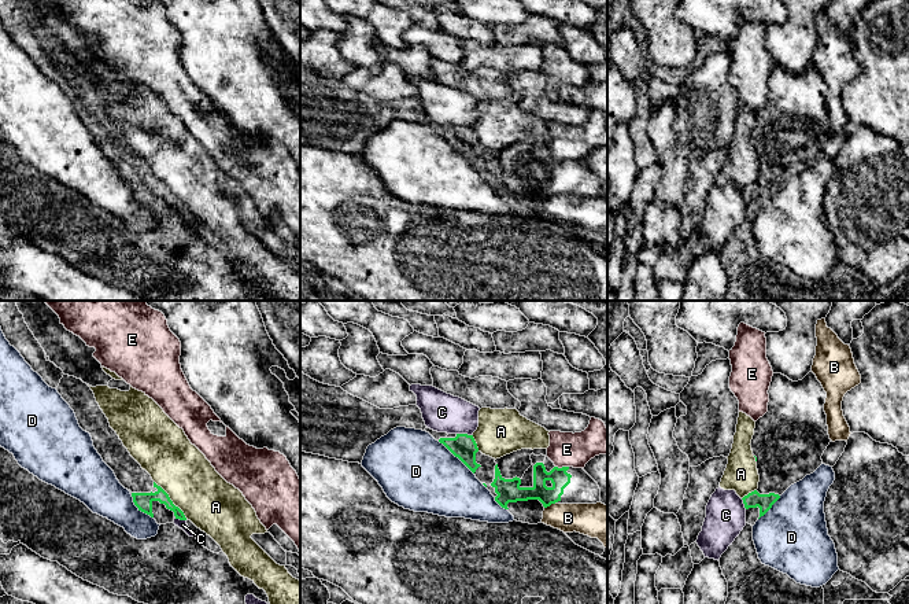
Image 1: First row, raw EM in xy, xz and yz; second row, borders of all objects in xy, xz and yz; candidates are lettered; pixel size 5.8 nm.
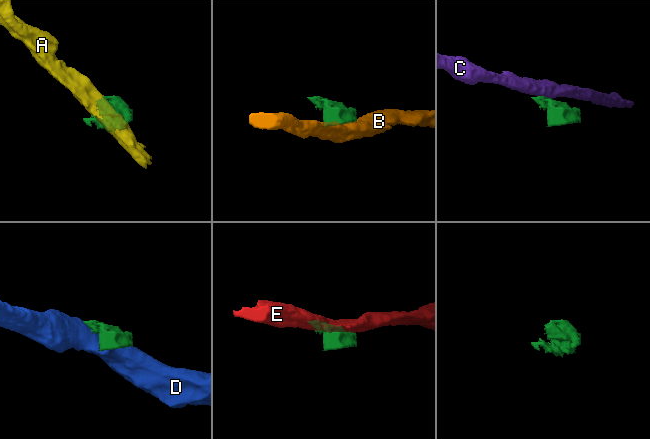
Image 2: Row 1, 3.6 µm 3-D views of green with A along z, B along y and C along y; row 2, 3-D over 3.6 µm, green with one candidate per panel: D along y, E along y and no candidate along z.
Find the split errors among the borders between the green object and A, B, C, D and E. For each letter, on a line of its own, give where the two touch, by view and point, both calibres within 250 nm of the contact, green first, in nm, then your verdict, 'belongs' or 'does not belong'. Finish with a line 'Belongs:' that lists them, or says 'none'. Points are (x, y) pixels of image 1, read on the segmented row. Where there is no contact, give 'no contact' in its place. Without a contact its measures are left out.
A: meets green in xy at (170, 500); 100 nm thick on the green side, 320 nm on the other; does not belong
B: meets green in xz at (550, 504); 130 nm thick on the green side, 190 nm on the other; does not belong
C: meets green in xz at (465, 434); 150 nm thick on the green side, 240 nm on the other; does not belong
D: meets green in xz at (455, 456); 150 nm thick on the green side, 440 nm on the other; does not belong
E: meets green in xz at (562, 467); 110 nm thick on the green side, 200 nm on the other; does not belong
Belongs: none

